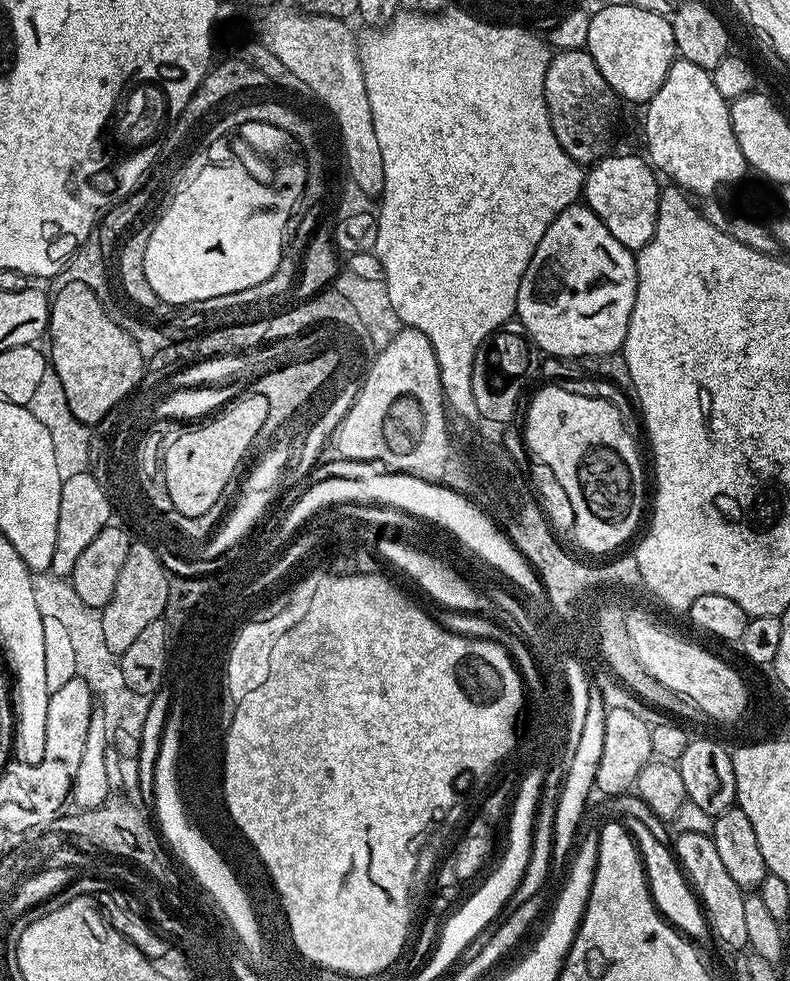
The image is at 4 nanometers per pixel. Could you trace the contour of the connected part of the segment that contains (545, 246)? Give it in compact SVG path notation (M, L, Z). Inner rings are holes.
M577 202L562 210L562 214L550 222L546 234L542 234L542 242L538 242L538 250L534 250L534 258L530 258L530 266L526 266L526 274L518 286L515 319L520 320L519 327L528 339L549 357L608 356L619 353L624 347L637 286L633 249L618 242L602 218L587 204Z

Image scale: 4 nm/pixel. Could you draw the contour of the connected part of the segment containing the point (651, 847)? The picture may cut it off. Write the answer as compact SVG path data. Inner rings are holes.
M636 816L623 817L625 830L632 835L636 842L636 850L644 865L646 879L652 893L652 903L656 905L661 916L679 930L685 937L693 941L709 939L710 929L701 909L700 901L694 895L671 847L668 848L639 820ZM696 939L696 940L695 940Z

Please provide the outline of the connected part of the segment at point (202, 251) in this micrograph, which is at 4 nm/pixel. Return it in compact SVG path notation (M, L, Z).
M248 121L228 135L218 138L210 147L216 157L194 175L171 197L172 205L148 232L144 247L144 273L150 290L161 305L194 306L206 298L218 298L242 290L250 290L266 282L286 251L288 219L298 208L298 201L307 182L307 164L296 138L278 126L264 121Z

